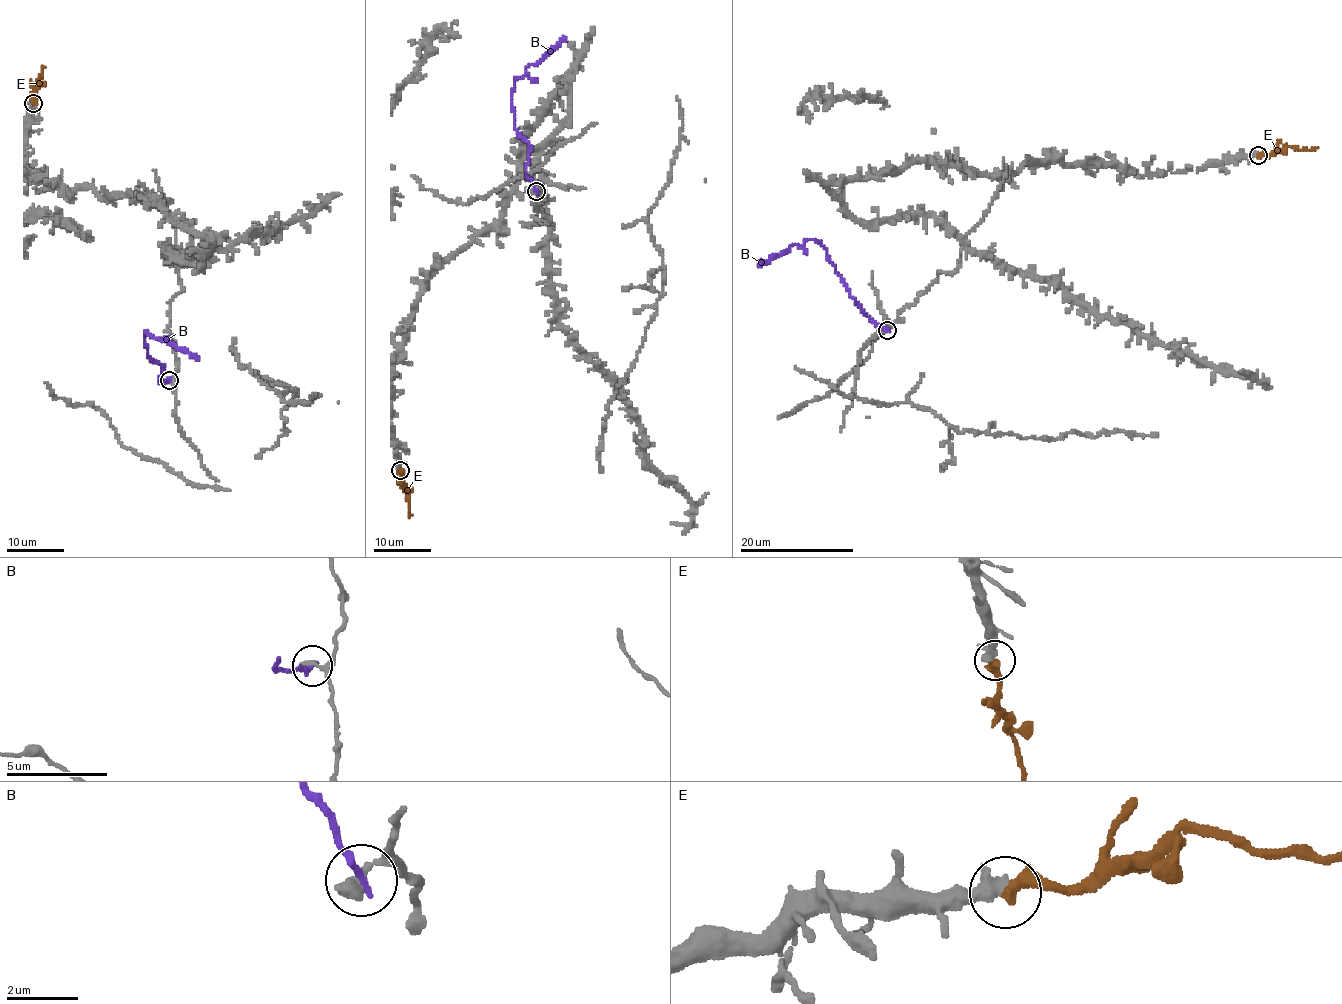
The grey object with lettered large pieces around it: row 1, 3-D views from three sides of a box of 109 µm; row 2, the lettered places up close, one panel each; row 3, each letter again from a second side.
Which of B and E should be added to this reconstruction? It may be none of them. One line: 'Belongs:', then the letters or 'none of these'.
Belongs: E

